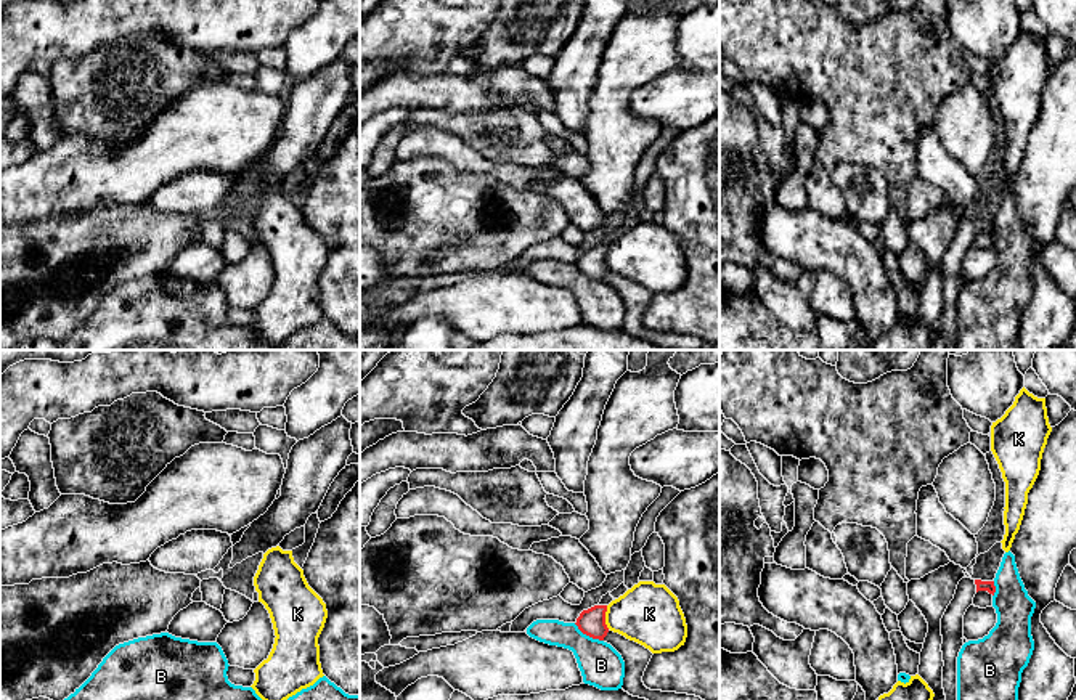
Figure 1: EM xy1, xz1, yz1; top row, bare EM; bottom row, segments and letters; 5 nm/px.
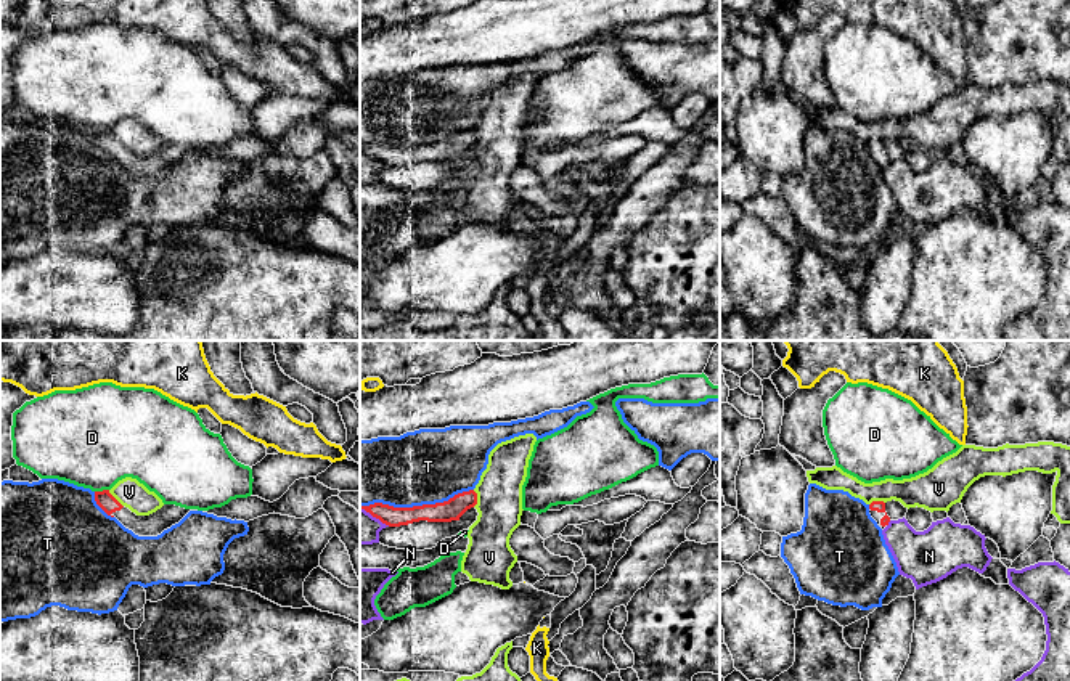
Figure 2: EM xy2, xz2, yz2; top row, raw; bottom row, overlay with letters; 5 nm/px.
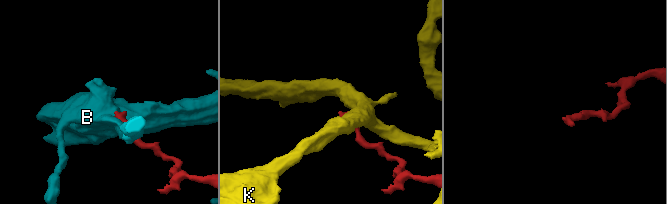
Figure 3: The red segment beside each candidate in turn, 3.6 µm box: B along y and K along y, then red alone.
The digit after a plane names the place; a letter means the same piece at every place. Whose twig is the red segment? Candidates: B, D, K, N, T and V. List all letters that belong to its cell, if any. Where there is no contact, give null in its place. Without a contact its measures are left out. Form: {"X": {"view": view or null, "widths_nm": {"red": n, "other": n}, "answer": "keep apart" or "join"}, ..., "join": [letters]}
{"B": {"view": "xz1", "widths_nm": {"red": 140, "other": 220}, "answer": "keep apart"}, "D": {"view": "xy2", "widths_nm": {"red": 90, "other": 460}, "answer": "keep apart"}, "K": {"view": "xz1", "widths_nm": {"red": 140, "other": 320}, "answer": "keep apart"}, "N": {"view": "xz2", "widths_nm": {"red": 100, "other": 170}, "answer": "keep apart"}, "T": {"view": "xz2", "widths_nm": {"red": 110, "other": 380}, "answer": "keep apart"}, "V": {"view": "xz2", "widths_nm": {"red": 110, "other": 220}, "answer": "keep apart"}, "join": []}

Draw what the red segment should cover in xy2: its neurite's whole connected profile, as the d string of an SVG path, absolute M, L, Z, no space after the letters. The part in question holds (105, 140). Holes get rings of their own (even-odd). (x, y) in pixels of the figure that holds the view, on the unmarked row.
M109 130L95 132L95 141L108 156L114 156L125 169L138 177L157 177L178 164L190 151L198 151L164 145L149 156L137 156L129 148L122 146Z

